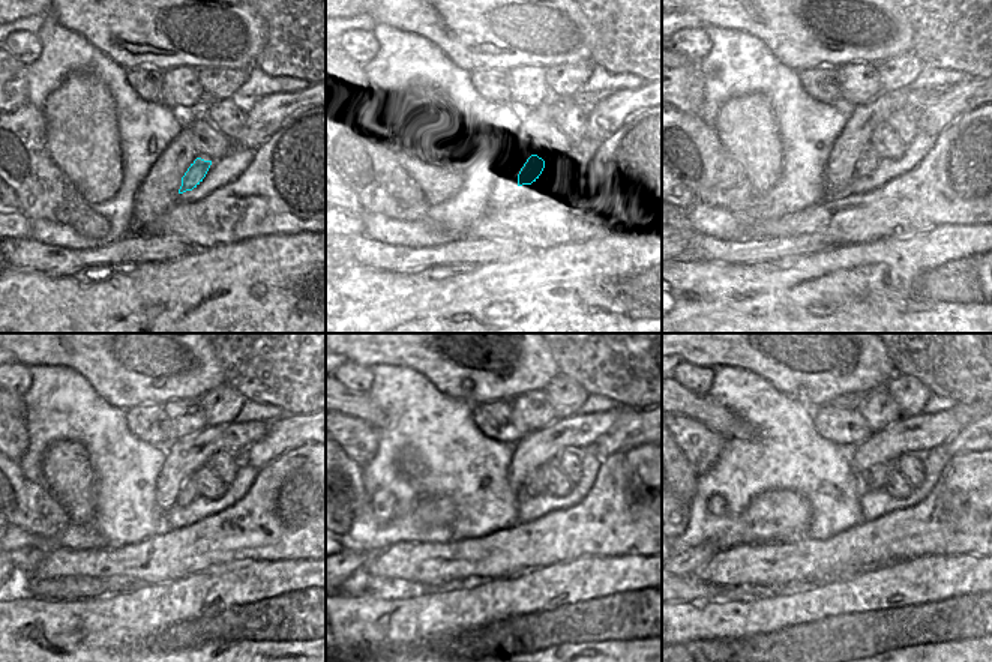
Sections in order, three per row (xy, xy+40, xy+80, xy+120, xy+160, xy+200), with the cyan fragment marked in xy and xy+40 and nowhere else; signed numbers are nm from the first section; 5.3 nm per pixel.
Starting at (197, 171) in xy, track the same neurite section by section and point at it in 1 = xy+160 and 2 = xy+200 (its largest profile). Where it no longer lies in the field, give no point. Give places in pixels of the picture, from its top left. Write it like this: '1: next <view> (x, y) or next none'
1: next xy+160 (533, 487)
2: next xy+200 (875, 478)

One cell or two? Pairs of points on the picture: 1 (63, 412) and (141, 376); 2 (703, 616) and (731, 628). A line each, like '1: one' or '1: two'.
1: two
2: one

